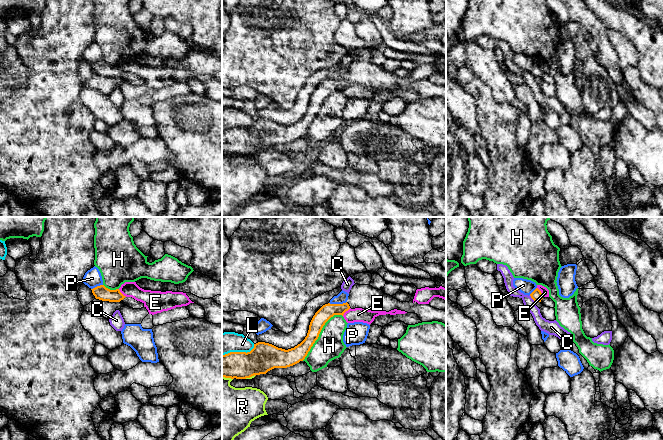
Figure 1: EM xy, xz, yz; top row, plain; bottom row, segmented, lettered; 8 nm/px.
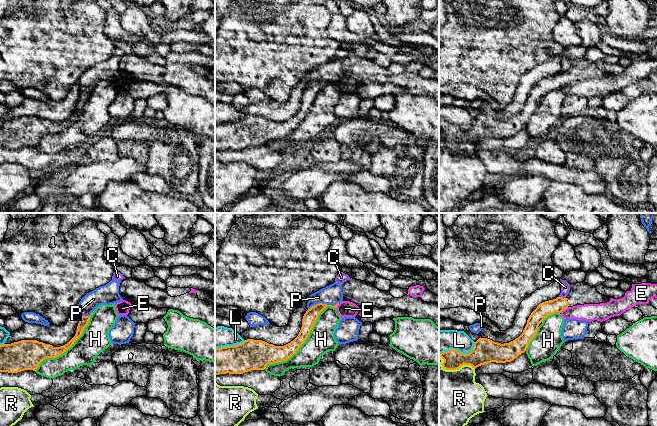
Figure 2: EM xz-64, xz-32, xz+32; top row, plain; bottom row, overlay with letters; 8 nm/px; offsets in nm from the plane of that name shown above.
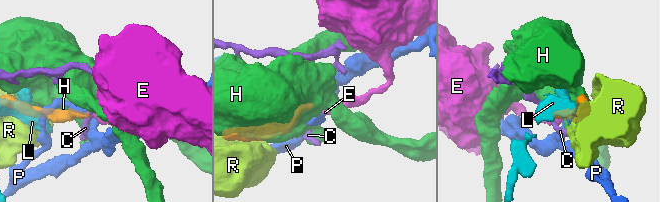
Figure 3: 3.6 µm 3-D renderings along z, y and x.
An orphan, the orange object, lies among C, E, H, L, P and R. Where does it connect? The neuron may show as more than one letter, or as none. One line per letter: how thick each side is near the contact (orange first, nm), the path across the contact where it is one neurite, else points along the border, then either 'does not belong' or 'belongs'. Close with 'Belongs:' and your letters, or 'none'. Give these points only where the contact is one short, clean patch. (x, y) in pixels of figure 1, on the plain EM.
C: 90 nm thick on the orange side, 100 nm on the other; border along yz (529, 71), (536, 77); does not belong
E: 90 nm thick on the orange side, 60 nm on the other; border along yz (537, 63), (544, 72); does not belong
H: 120 nm thick on the orange side, 220 nm on the other; does not belong
L: 220 nm thick on the orange side, 180 nm on the other; does not belong
P: 120 nm thick on the orange side, 90 nm on the other; border along xz (346, 77), (342, 79), (329, 79); does not belong
R: 220 nm thick on the orange side, 380 nm on the other; does not belong
Belongs: none

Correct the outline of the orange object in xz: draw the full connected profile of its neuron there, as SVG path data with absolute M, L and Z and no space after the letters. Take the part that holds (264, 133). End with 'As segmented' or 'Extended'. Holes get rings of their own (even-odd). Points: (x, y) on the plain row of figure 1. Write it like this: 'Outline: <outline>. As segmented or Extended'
Outline: M354 60L346 79L328 79L315 89L307 112L294 124L285 126L269 119L258 118L250 128L230 128L222 131L222 153L246 155L266 150L274 144L287 144L303 137L325 99L334 91L343 92L350 84L386 88L397 85L417 90L422 98L438 97L446 101L446 86L435 85L429 80L418 80L413 76L400 78L370 61Z. Extended

